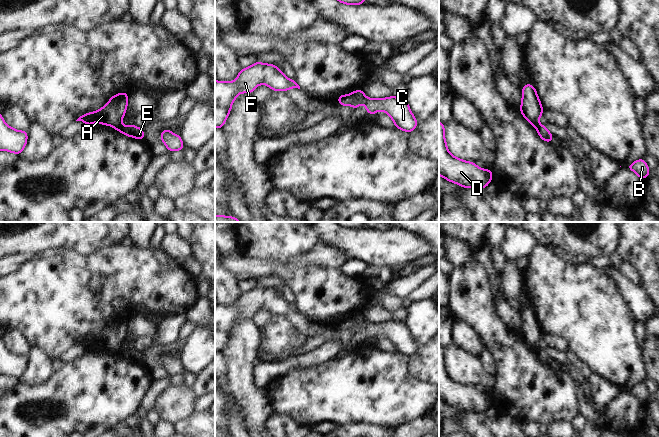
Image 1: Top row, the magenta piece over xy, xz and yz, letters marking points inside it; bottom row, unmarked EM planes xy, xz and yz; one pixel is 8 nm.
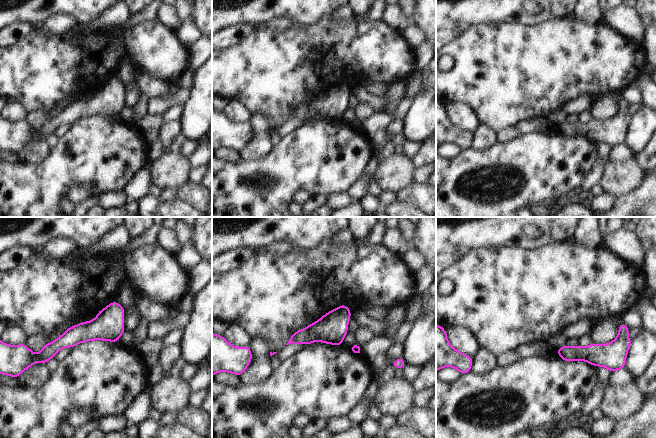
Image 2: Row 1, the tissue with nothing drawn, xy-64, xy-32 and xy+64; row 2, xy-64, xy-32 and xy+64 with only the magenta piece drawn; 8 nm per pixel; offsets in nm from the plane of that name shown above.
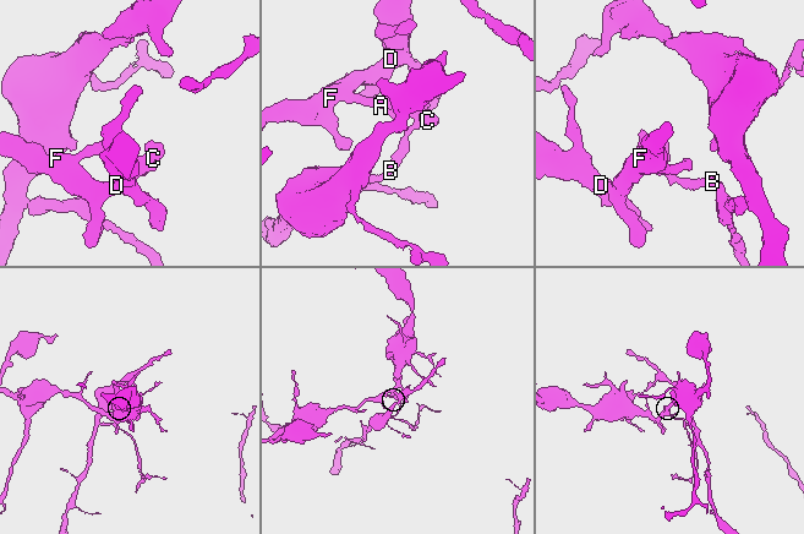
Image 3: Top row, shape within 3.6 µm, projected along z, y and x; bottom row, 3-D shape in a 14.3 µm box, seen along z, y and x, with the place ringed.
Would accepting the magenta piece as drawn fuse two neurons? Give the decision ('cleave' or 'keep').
cleave

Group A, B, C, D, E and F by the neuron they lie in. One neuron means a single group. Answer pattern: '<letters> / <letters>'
A D F / B C E

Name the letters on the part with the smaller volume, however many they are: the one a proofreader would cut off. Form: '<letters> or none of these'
B, C, E

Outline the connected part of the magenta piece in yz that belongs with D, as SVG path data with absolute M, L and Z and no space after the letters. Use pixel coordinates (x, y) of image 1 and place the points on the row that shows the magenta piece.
M439 121L439 175L461 187L485 189L492 181L493 171L480 169L476 163L458 159L449 153L444 128L445 125Z

